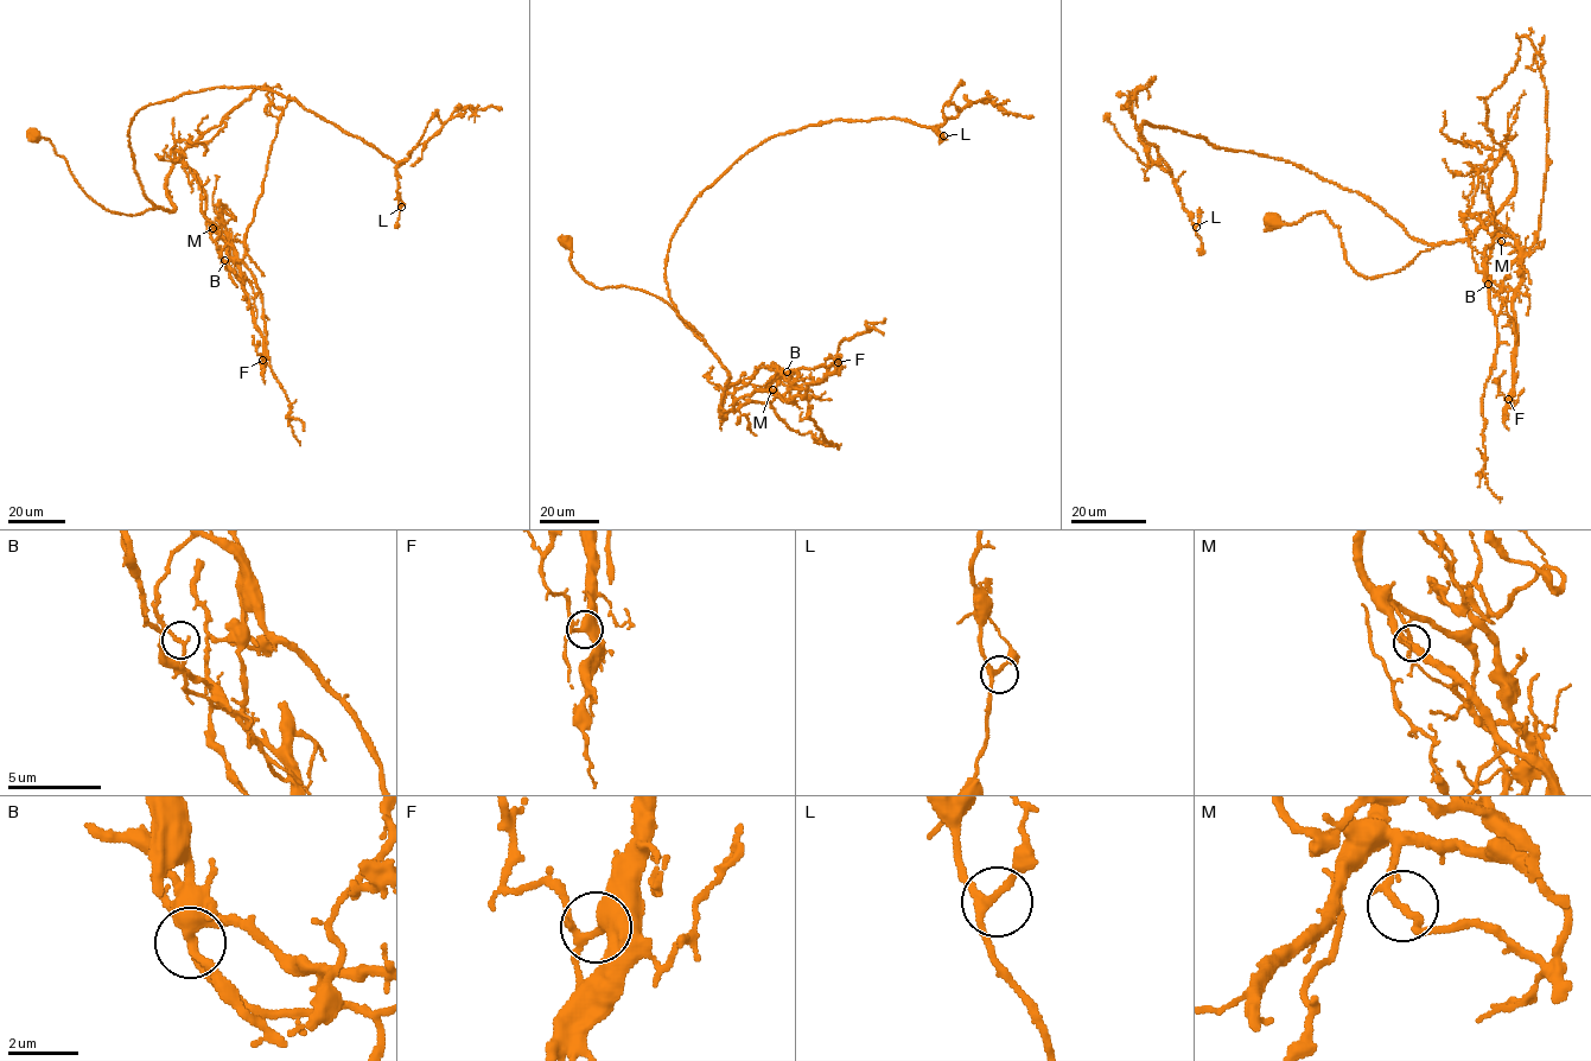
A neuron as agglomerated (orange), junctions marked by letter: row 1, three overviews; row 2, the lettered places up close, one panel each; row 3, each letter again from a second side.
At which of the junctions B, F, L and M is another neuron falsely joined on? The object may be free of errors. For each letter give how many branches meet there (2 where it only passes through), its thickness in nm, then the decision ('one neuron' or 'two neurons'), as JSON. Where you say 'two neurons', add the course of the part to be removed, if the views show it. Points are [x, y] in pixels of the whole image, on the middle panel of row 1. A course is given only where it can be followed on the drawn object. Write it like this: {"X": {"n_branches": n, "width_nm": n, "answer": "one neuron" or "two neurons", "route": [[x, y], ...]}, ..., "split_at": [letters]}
{"B": {"n_branches": 2, "width_nm": 200, "answer": "one neuron"}, "F": {"n_branches": 3, "width_nm": 360, "answer": "one neuron"}, "L": {"n_branches": 3, "width_nm": 190, "answer": "one neuron"}, "M": {"n_branches": 2, "width_nm": 200, "answer": "two neurons", "route": [[772, 389], [784, 400], [793, 402], [795, 396], [807, 399], [809, 417], [823, 439], [831, 443], [816, 443]]}, "split_at": ["M"]}

